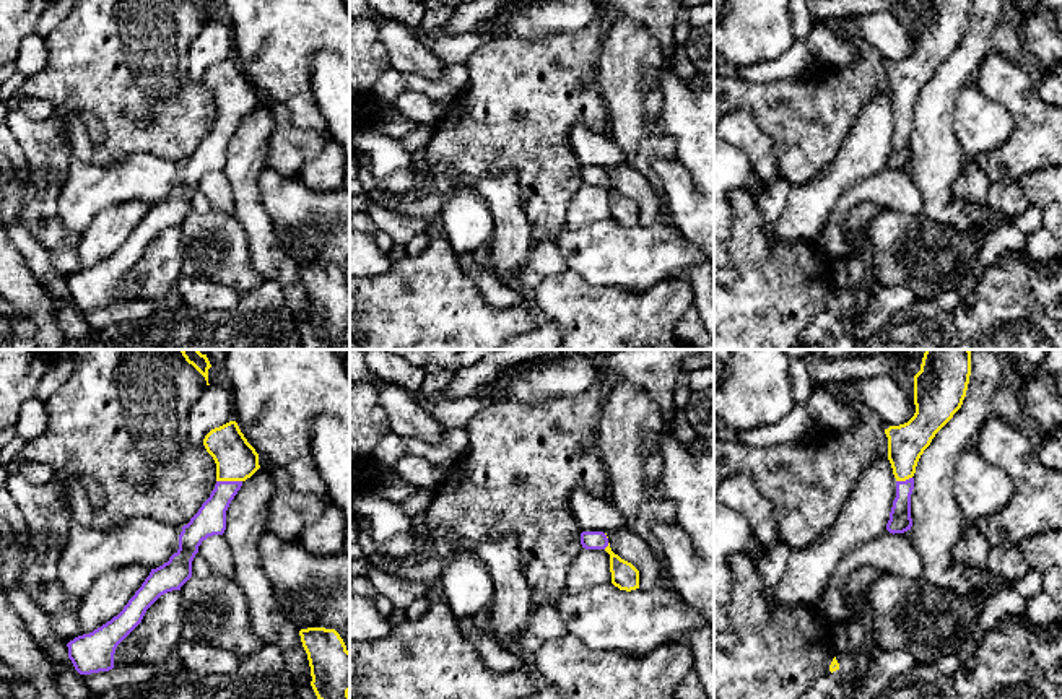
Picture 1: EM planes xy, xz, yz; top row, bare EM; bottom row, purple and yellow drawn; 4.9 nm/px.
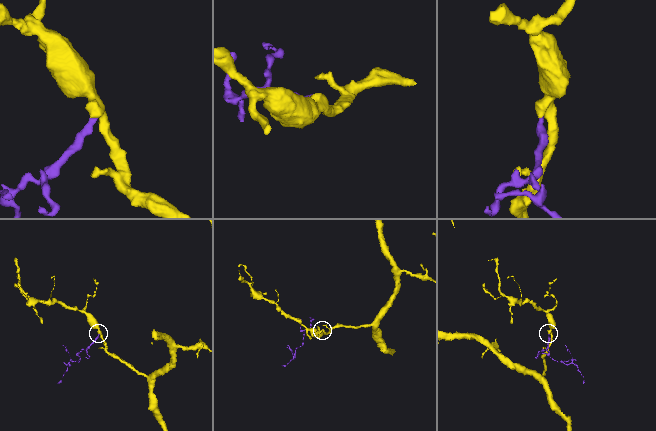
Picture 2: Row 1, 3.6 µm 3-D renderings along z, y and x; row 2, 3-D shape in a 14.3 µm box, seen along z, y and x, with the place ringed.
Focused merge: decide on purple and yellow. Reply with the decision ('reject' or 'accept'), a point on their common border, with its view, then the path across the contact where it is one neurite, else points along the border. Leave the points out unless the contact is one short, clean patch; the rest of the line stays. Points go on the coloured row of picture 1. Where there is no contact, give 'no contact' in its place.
accept; contact xy (230, 481)

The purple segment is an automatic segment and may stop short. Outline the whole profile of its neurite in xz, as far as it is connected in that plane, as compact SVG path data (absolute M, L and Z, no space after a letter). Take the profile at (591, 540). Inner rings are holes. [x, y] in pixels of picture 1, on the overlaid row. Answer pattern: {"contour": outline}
{"contour": "M582 532L581 545L585 549L605 549L610 554L612 584L615 587L626 592L639 588L639 571L612 551L607 533Z"}

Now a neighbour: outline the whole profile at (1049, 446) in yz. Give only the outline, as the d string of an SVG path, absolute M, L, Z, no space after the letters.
M1062 431L1034 434L1041 462L1052 470L1062 470Z

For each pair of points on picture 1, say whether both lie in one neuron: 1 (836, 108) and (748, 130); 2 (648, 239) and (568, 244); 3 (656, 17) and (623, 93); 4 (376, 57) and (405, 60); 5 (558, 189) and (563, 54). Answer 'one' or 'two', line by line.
1: two
2: one
3: two
4: two
5: one

